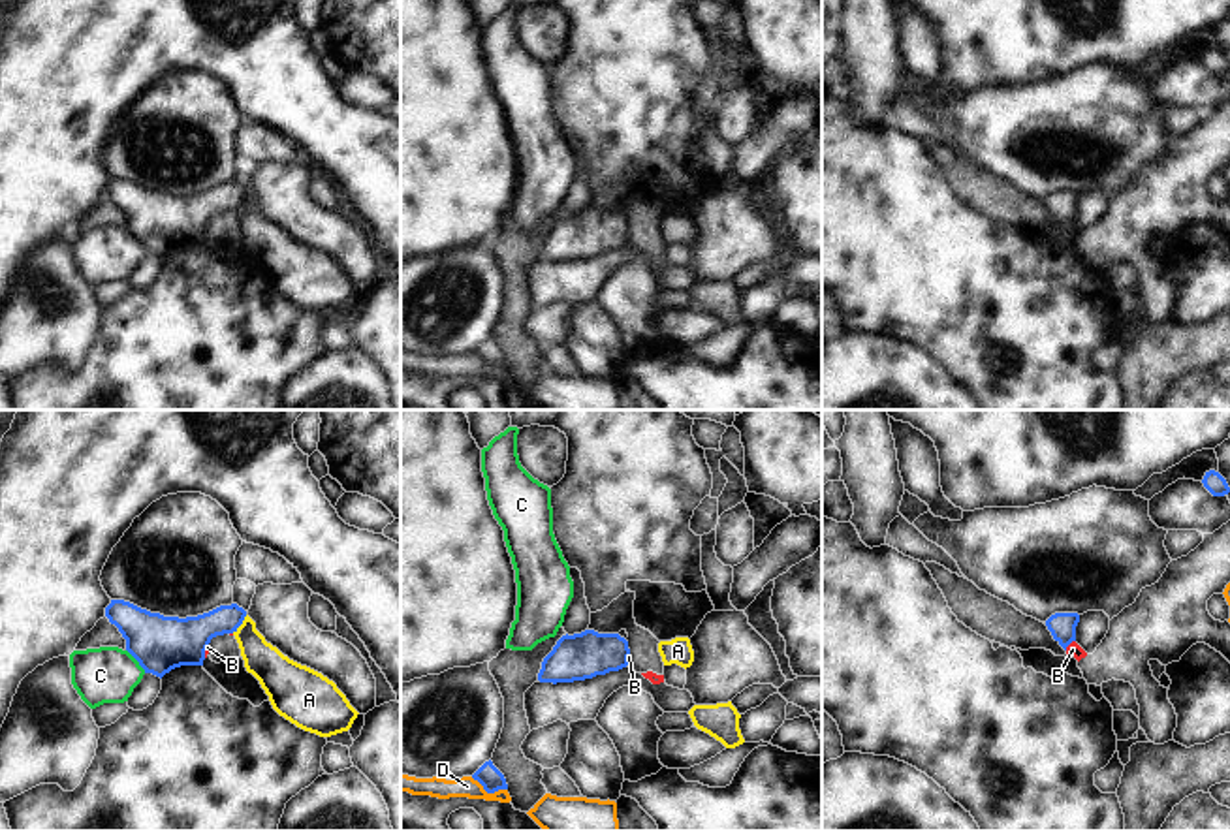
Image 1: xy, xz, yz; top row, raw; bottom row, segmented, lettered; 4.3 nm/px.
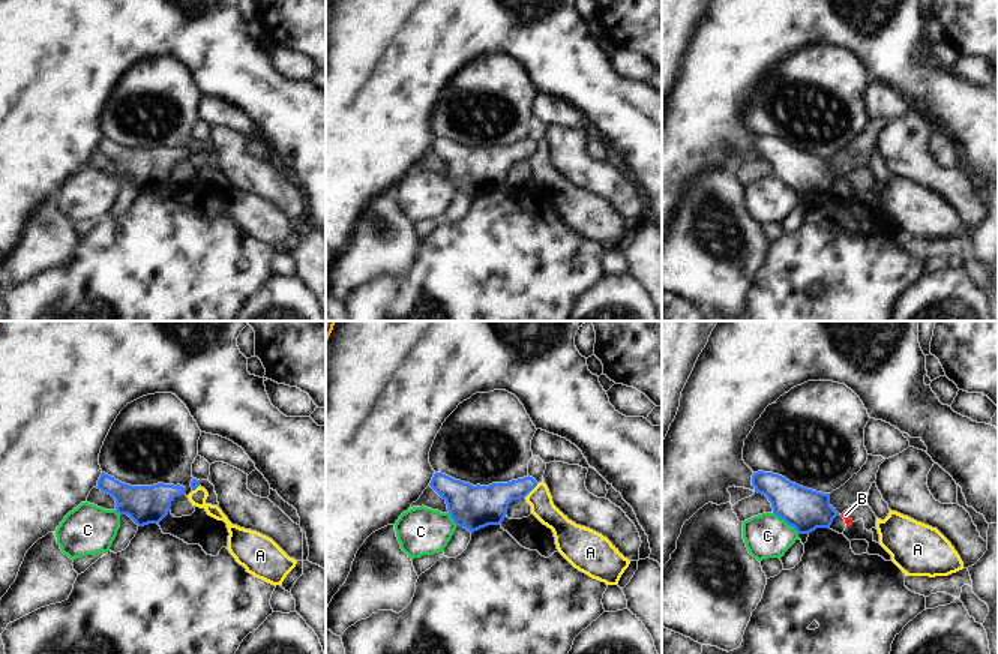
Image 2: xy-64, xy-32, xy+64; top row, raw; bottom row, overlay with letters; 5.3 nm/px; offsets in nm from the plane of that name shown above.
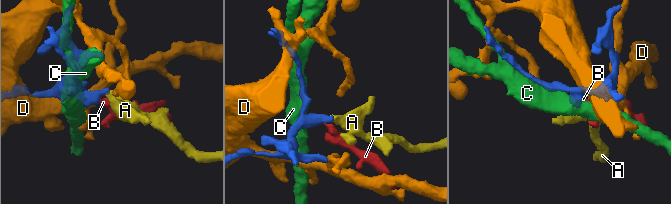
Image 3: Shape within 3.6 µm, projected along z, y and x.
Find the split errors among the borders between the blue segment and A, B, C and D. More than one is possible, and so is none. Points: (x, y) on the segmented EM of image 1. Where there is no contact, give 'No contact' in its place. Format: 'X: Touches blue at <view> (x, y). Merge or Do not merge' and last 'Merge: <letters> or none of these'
A: Touches blue at xy (239, 625). Do not merge
B: Touches blue at yz (1069, 643). Do not merge
C: Touches blue at xy (136, 658). Do not merge
D: Touches blue at xz (489, 792). Do not merge
Merge: none of these.

